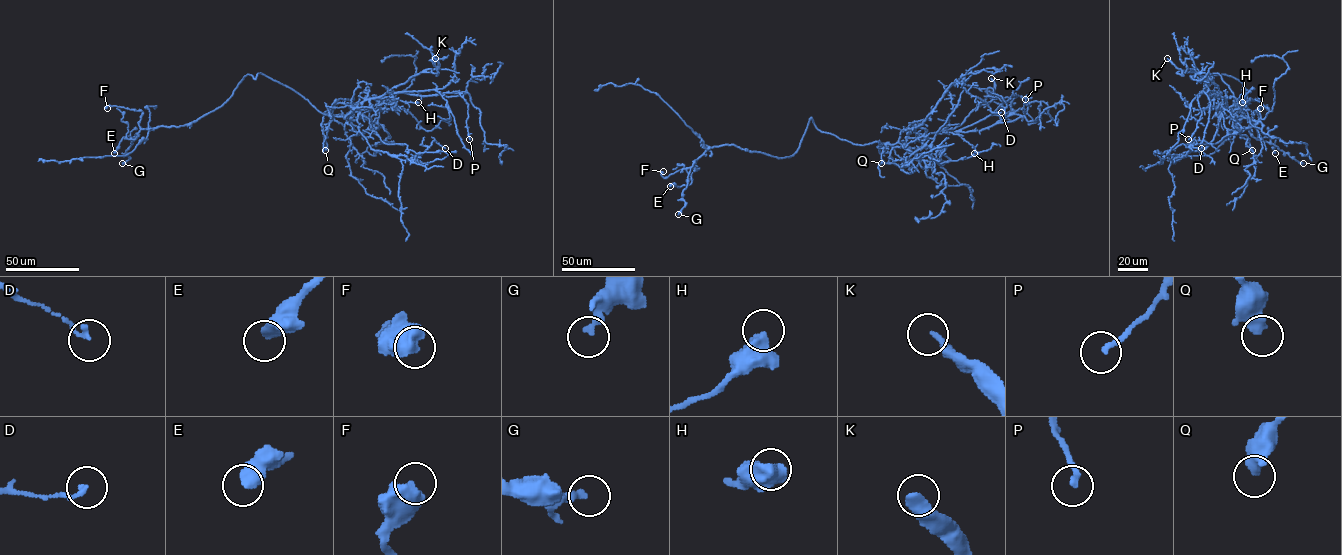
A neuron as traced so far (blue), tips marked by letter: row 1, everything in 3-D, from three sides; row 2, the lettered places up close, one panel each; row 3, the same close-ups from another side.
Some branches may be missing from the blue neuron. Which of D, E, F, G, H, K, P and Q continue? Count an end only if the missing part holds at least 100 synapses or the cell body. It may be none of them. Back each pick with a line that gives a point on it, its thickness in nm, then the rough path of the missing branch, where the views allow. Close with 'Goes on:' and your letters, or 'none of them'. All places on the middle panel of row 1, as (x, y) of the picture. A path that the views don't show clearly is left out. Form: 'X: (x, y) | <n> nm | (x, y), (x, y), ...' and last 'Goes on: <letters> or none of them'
K: (991, 78) | 360 nm | (991, 78), (987, 69), (979, 68)
Goes on: K

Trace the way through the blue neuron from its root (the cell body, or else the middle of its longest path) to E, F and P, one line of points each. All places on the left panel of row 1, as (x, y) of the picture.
E: (285, 85), (247, 74), (220, 106), (182, 125), (142, 128), (134, 139), (124, 137), (114, 153)
F: (285, 85), (260, 73), (255, 79), (247, 74), (220, 106), (178, 127), (140, 129), (141, 111), (107, 108)
P: (285, 85), (321, 112), (344, 118), (387, 92), (458, 92), (468, 105), (469, 139)

